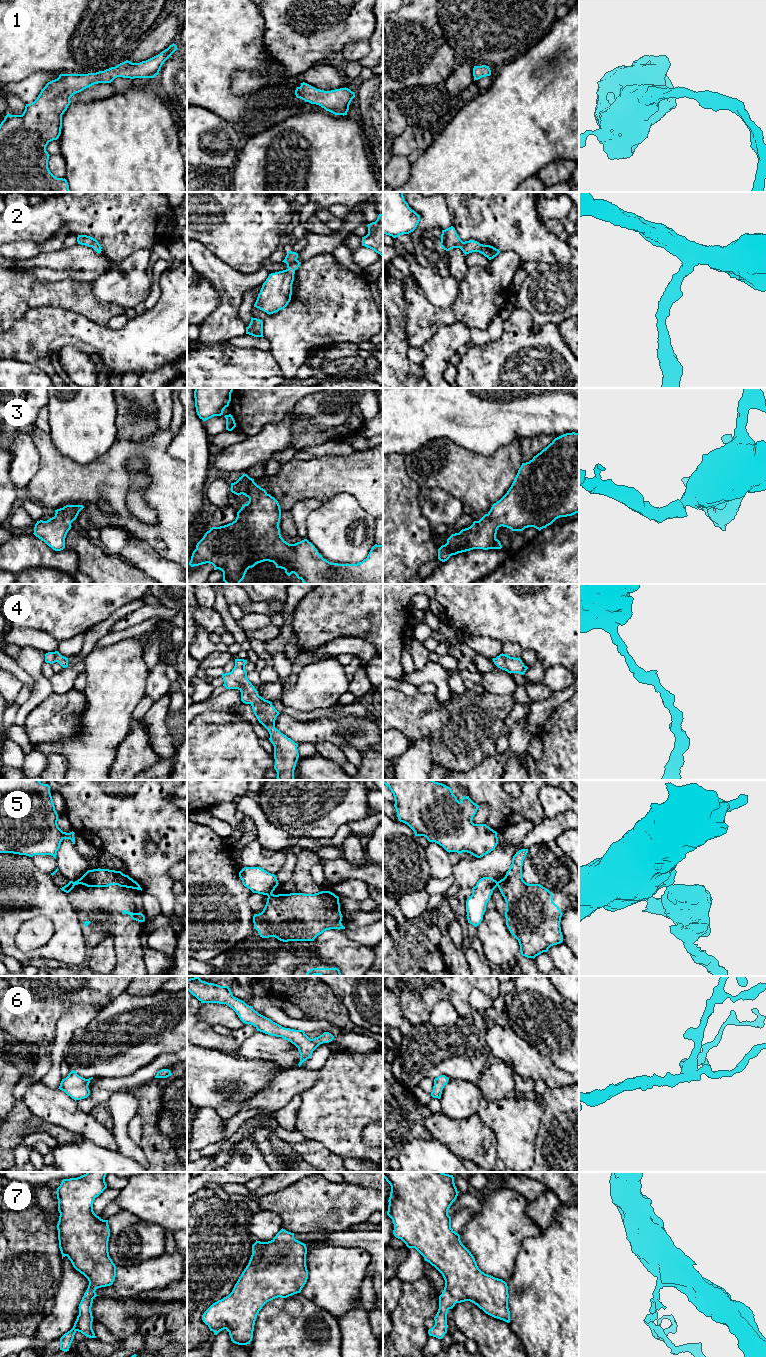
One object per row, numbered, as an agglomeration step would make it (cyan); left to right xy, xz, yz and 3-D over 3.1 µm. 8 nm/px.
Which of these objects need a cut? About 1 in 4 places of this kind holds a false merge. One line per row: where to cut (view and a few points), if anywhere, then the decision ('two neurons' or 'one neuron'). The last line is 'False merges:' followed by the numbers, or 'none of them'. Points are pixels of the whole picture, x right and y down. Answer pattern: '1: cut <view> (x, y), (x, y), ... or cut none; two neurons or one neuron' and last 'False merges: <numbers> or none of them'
1: cut none; one neuron
2: cut none; one neuron
3: cut none; one neuron
4: cut none; one neuron
5: cut xz (271, 893), (268, 896); two neurons
6: cut none; one neuron
7: cut none; one neuron
False merges: 5

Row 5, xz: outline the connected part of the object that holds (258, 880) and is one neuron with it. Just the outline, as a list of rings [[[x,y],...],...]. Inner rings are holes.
[[[244,867],[239,872],[239,877],[245,887],[253,893],[271,895],[278,886],[276,875],[260,867]]]

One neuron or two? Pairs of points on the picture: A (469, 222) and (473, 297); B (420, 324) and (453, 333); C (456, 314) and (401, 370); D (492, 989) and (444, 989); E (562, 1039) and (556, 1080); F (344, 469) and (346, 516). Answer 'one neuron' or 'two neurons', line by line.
A: two neurons
B: two neurons
C: two neurons
D: one neuron
E: two neurons
F: two neurons

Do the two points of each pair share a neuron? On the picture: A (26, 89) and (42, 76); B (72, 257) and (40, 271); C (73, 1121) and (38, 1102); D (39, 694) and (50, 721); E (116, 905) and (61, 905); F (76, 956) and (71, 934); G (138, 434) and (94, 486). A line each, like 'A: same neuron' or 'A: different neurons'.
A: same neuron
B: same neuron
C: same neuron
D: different neurons
E: different neurons
F: same neuron
G: different neurons

